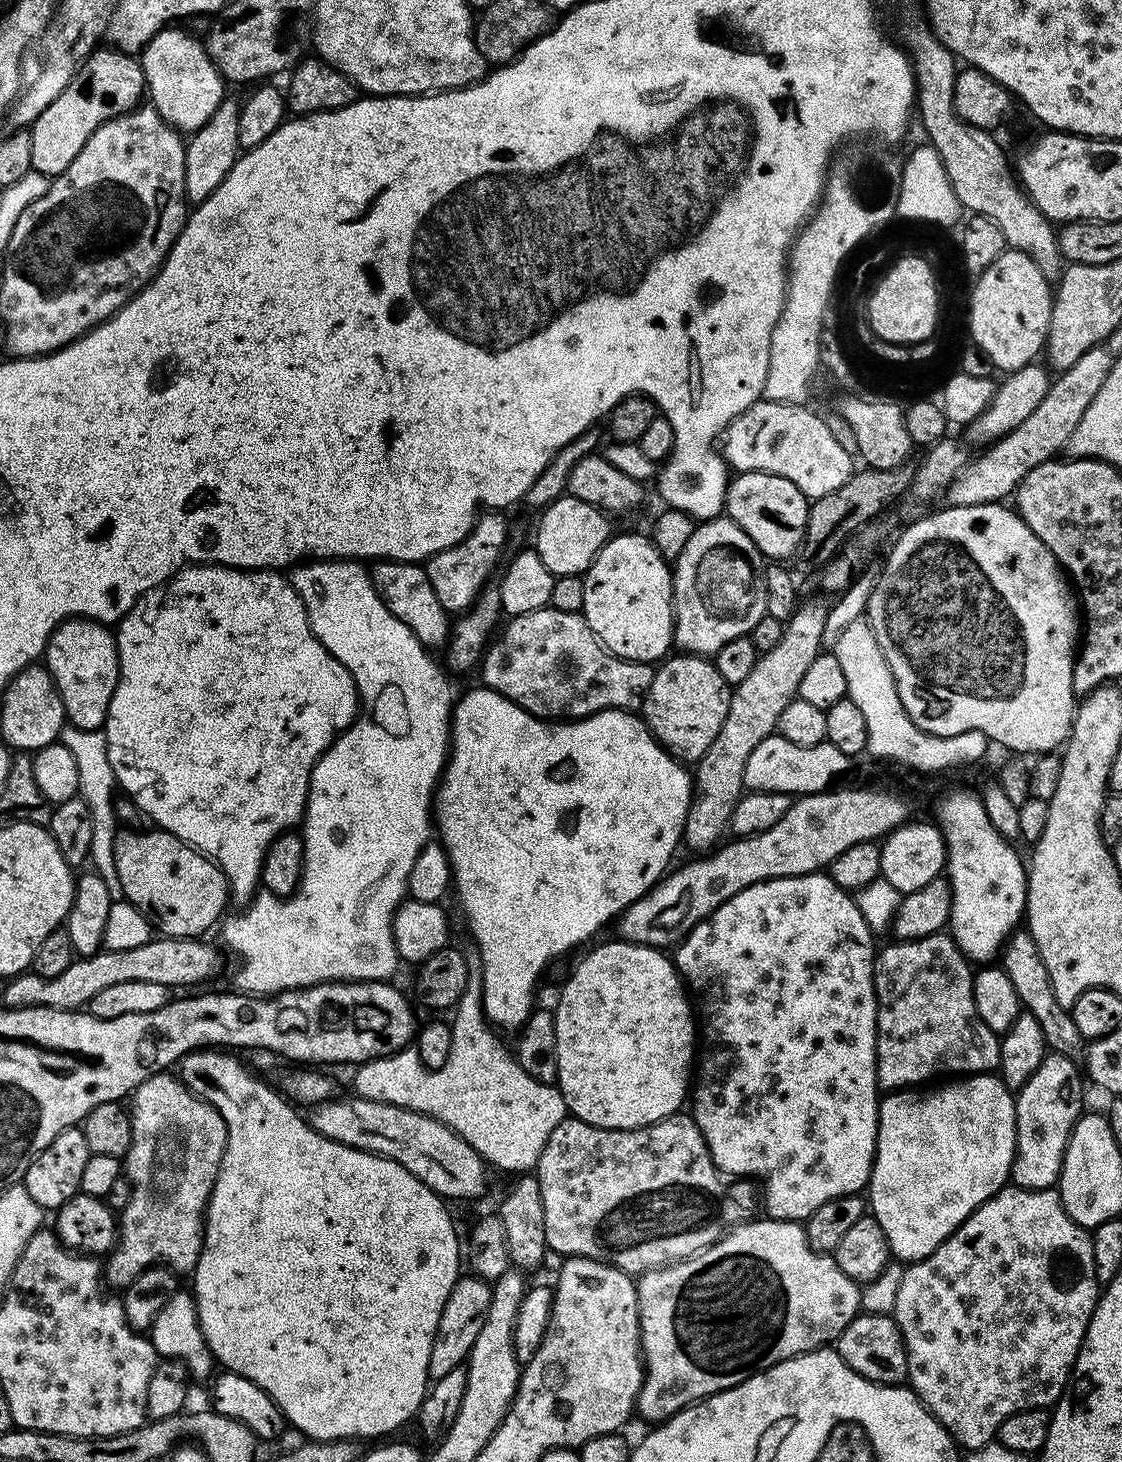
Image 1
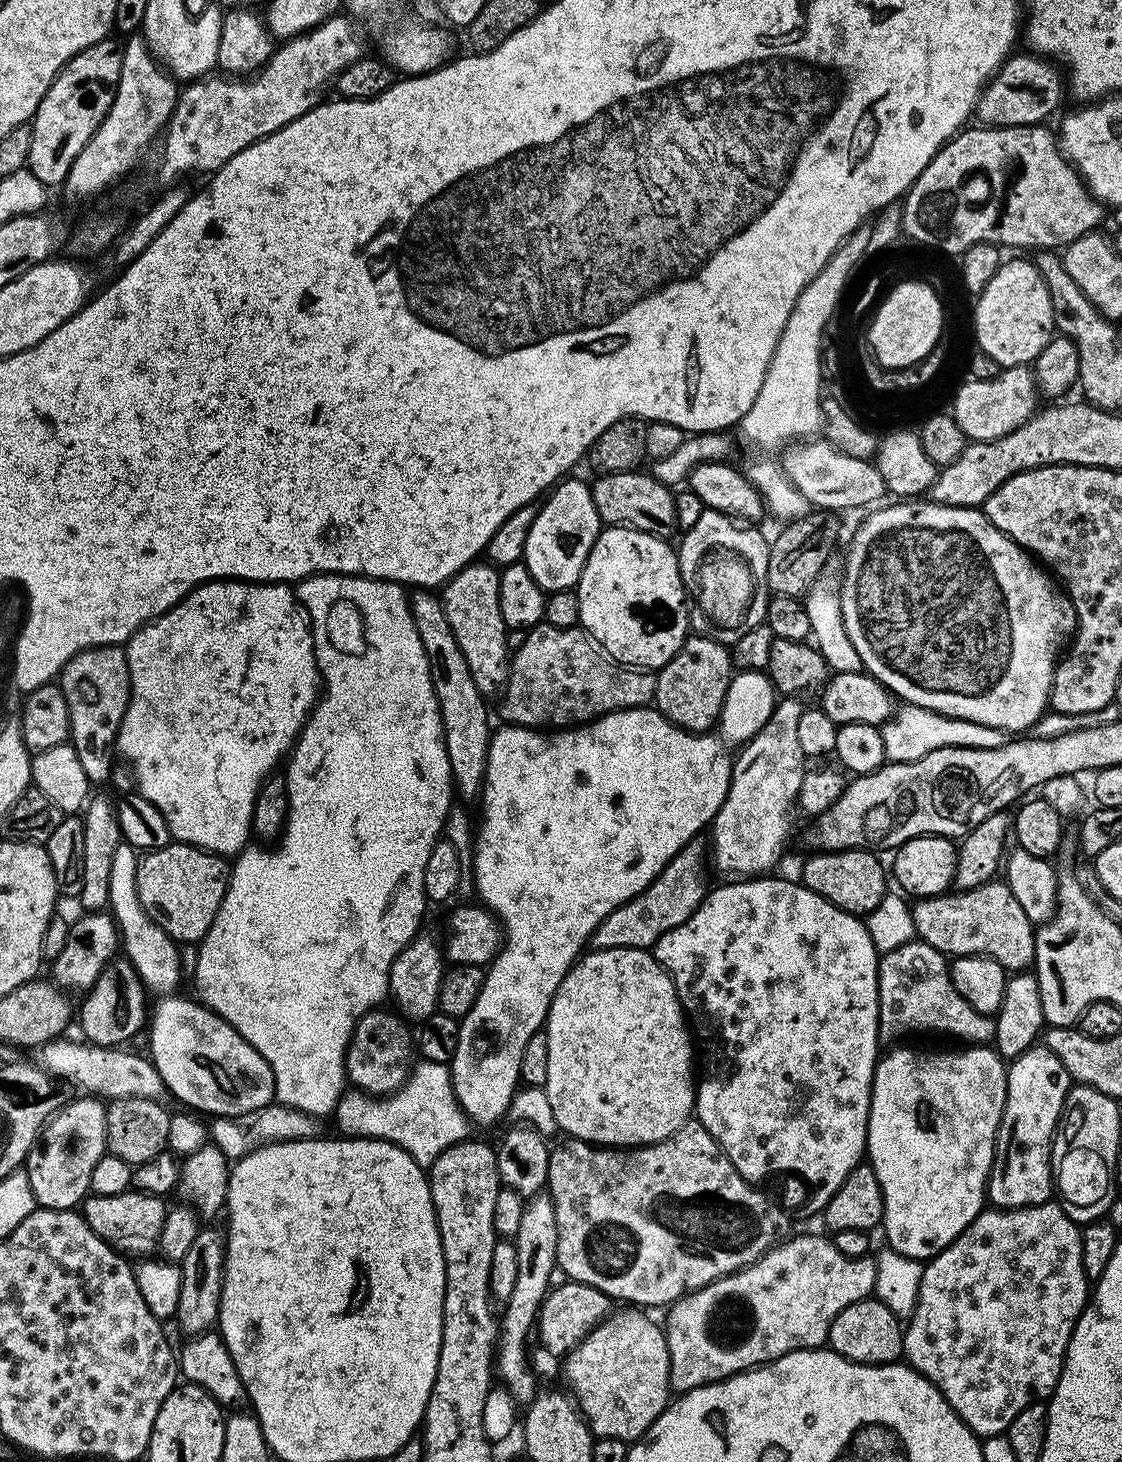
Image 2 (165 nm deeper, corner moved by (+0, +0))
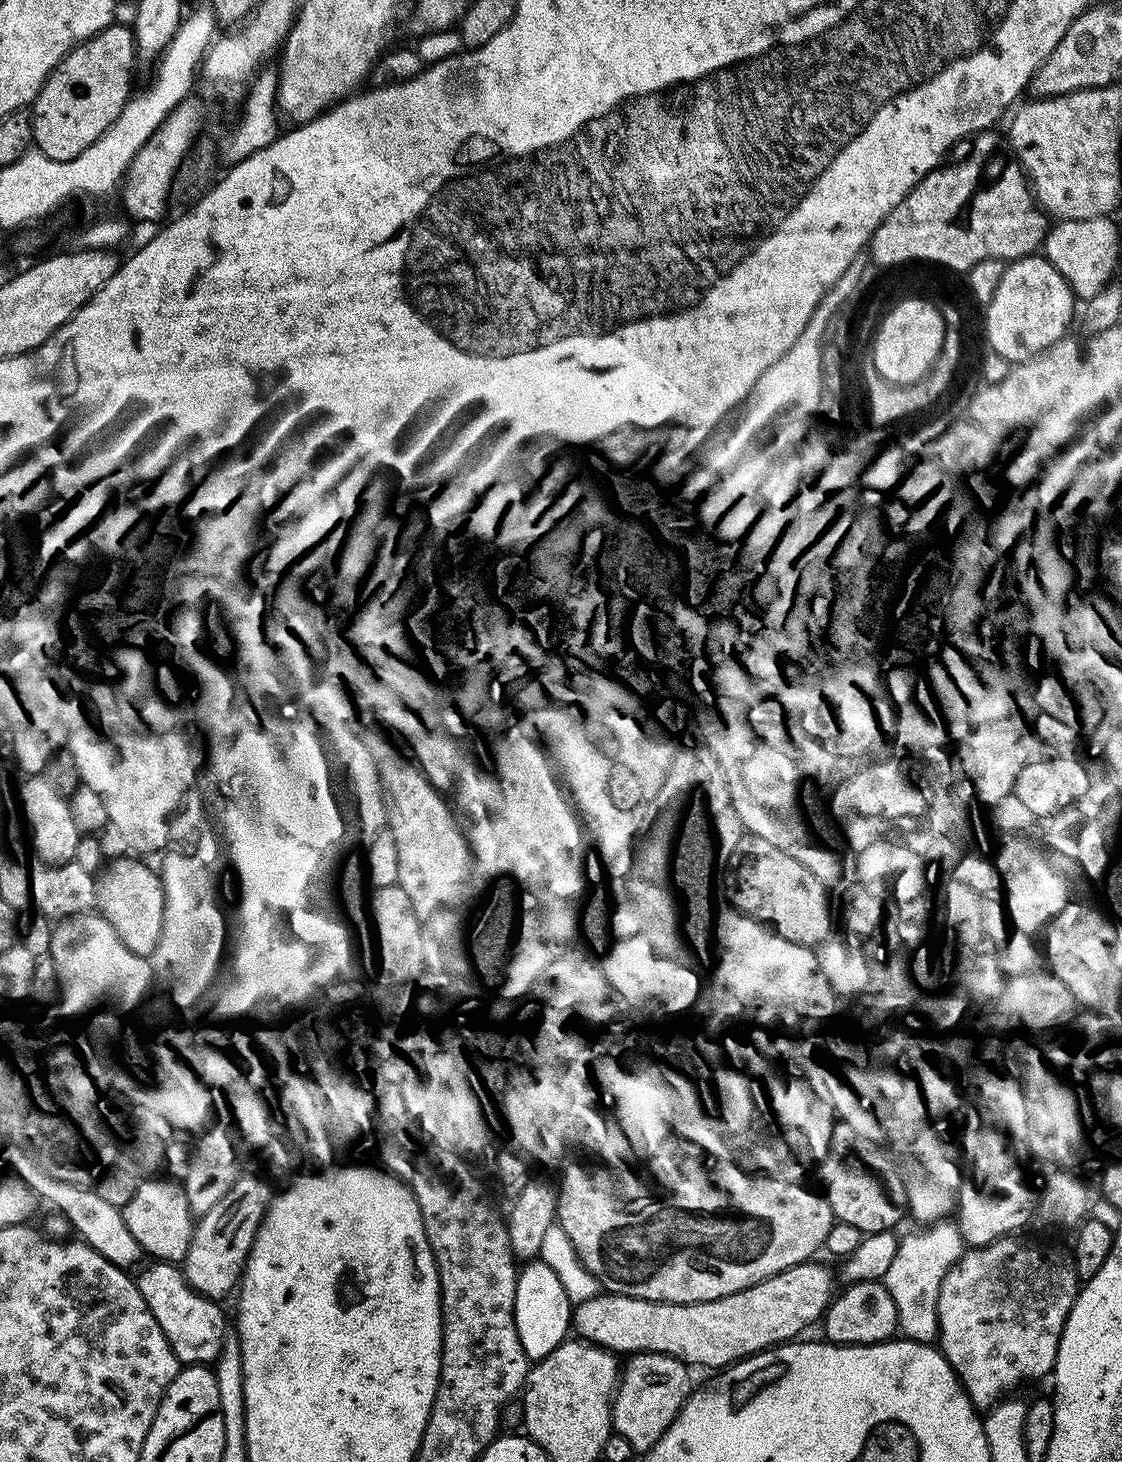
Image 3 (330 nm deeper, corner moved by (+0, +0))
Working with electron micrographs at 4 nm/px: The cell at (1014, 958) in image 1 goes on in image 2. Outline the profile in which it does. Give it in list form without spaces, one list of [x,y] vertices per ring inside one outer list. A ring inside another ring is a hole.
[[[993,878],[974,890],[965,892],[952,890],[942,896],[926,896],[917,899],[912,904],[912,917],[917,937],[934,946],[934,950],[943,952],[949,957],[985,956],[1001,964],[1008,974],[1031,969],[1036,963],[1036,928],[1030,922],[1030,918],[1026,918],[1018,898],[1010,894],[1008,883],[1001,882],[999,879]]]

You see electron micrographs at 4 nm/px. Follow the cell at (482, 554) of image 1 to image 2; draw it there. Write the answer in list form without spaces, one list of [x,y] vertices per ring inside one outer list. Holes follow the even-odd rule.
[[[473,562],[458,570],[439,593],[446,610],[446,622],[450,622],[450,630],[454,630],[454,638],[458,638],[458,647],[466,654],[470,678],[474,678],[474,686],[478,686],[485,698],[495,697],[503,689],[510,671],[510,630],[502,622],[502,609],[498,607],[499,581],[500,573],[493,565]]]

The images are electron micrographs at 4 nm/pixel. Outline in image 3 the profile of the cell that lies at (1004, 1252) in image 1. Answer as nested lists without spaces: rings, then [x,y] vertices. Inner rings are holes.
[[[1019,1235],[1004,1236],[1000,1240],[990,1242],[984,1248],[969,1247],[956,1265],[951,1268],[942,1280],[941,1289],[938,1291],[937,1302],[937,1326],[939,1328],[938,1347],[950,1362],[954,1374],[960,1380],[960,1385],[968,1393],[970,1402],[978,1410],[987,1410],[999,1404],[1015,1390],[1019,1384],[1027,1380],[1040,1380],[1044,1375],[1051,1373],[1056,1367],[1058,1358],[1058,1342],[1062,1338],[1062,1330],[1066,1326],[1066,1318],[1076,1301],[1076,1295],[1080,1293],[1082,1281],[1078,1278],[1076,1267],[1071,1255],[1067,1251],[1059,1252],[1056,1248],[1043,1248],[1040,1244],[1031,1244],[1028,1240],[1019,1240]]]

